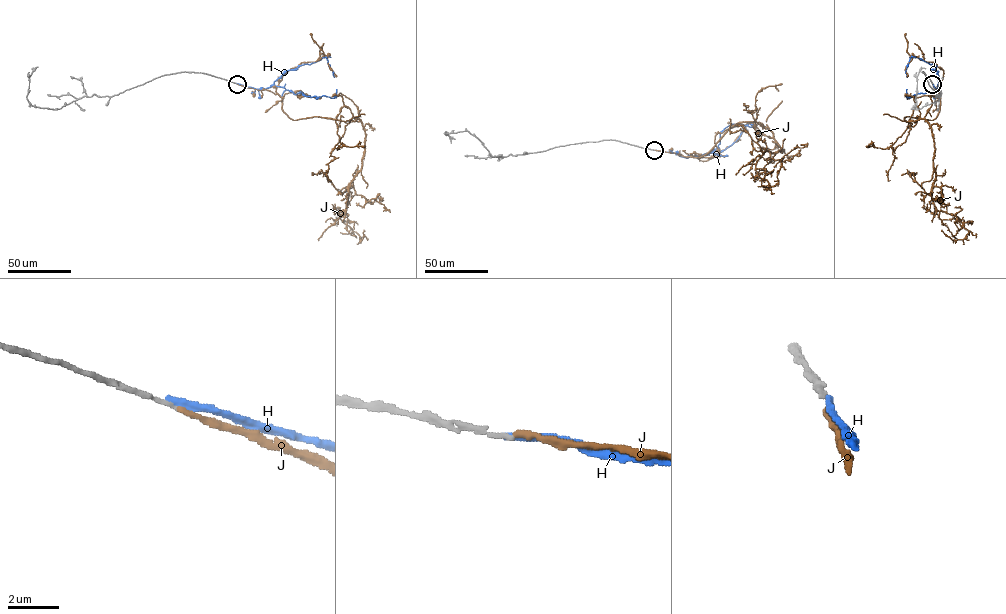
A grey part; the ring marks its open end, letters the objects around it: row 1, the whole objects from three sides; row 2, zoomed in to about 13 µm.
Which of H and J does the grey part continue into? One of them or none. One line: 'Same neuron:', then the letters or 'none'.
Same neuron: J

